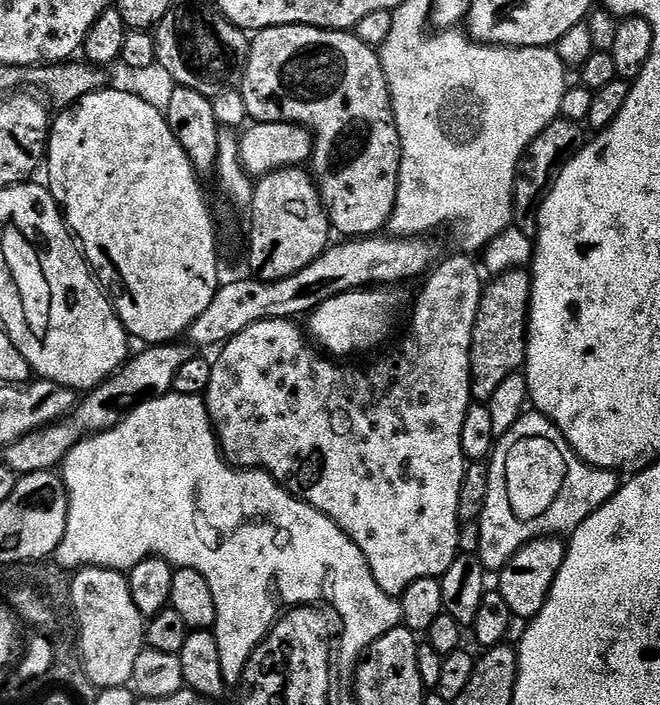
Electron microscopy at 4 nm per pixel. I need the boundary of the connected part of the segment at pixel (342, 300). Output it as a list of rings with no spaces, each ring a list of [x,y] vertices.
[[[388,286],[359,288],[322,302],[310,316],[311,339],[332,358],[344,358],[340,356],[352,356],[355,352],[378,347],[391,334],[400,316],[400,296],[396,292],[399,291]]]

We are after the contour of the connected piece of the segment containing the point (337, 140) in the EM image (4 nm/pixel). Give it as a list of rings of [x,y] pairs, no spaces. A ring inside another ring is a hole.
[[[291,24],[290,26],[274,26],[273,28],[264,28],[261,32],[255,33],[251,37],[250,47],[248,50],[248,74],[242,85],[244,93],[244,101],[248,107],[249,117],[253,121],[261,124],[269,124],[270,122],[286,122],[287,124],[302,124],[305,128],[314,133],[314,151],[310,161],[311,171],[314,173],[315,179],[318,181],[320,196],[324,199],[324,205],[328,209],[330,223],[337,233],[341,232],[344,238],[371,238],[377,234],[383,233],[389,227],[392,219],[392,212],[396,208],[396,195],[398,194],[398,182],[400,181],[400,135],[398,134],[398,126],[396,125],[396,115],[392,109],[392,89],[388,87],[388,79],[380,65],[380,58],[377,49],[373,45],[362,42],[359,38],[348,30],[333,30],[330,28],[315,28],[314,26],[306,26],[305,24]]]

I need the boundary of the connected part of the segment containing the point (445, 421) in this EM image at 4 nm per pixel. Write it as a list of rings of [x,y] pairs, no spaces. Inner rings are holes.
[[[463,255],[452,256],[449,260],[441,259],[435,265],[431,275],[423,281],[424,289],[421,290],[416,309],[412,312],[412,325],[408,328],[408,337],[401,342],[400,352],[394,353],[393,356],[388,356],[377,364],[368,364],[365,368],[343,368],[340,365],[343,363],[329,358],[319,347],[314,346],[313,341],[306,335],[305,329],[303,332],[299,328],[299,323],[290,320],[263,320],[242,330],[242,334],[238,334],[219,349],[220,361],[218,359],[215,361],[212,381],[206,393],[206,403],[212,415],[212,424],[225,457],[233,465],[268,472],[281,482],[292,480],[291,491],[307,504],[313,504],[322,514],[330,517],[363,550],[365,558],[368,559],[368,565],[376,573],[378,586],[382,586],[386,594],[397,598],[403,597],[407,588],[420,579],[443,578],[460,552],[462,527],[460,499],[463,494],[464,478],[470,465],[462,446],[462,426],[466,422],[469,408],[474,403],[472,335],[478,318],[480,299],[486,287],[486,280],[480,277],[479,266],[472,261],[475,259],[471,255]]]

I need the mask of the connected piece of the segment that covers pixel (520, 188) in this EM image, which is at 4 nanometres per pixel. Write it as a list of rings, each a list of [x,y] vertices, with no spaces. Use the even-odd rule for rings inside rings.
[[[557,118],[534,138],[534,142],[528,147],[521,160],[514,189],[514,220],[525,232],[532,234],[537,231],[540,205],[548,194],[554,181],[560,177],[562,170],[573,160],[586,143],[586,128],[581,121]]]

